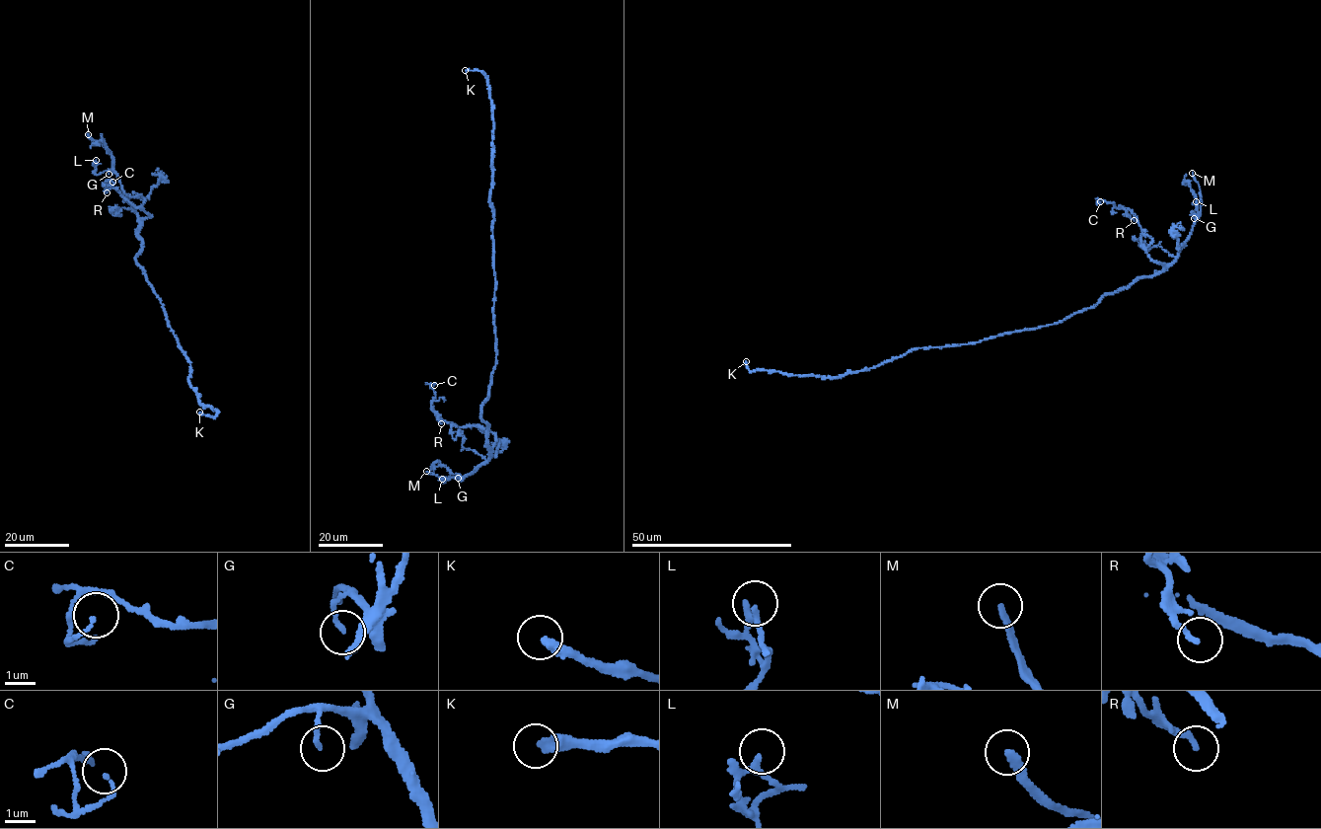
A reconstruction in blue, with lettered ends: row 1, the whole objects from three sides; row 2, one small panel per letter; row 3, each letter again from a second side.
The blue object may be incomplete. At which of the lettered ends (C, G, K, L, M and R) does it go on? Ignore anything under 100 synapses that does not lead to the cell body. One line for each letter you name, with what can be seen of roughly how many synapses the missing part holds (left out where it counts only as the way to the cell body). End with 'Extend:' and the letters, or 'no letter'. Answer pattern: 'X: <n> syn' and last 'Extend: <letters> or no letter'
K: 350 syn
Extend: K, M

